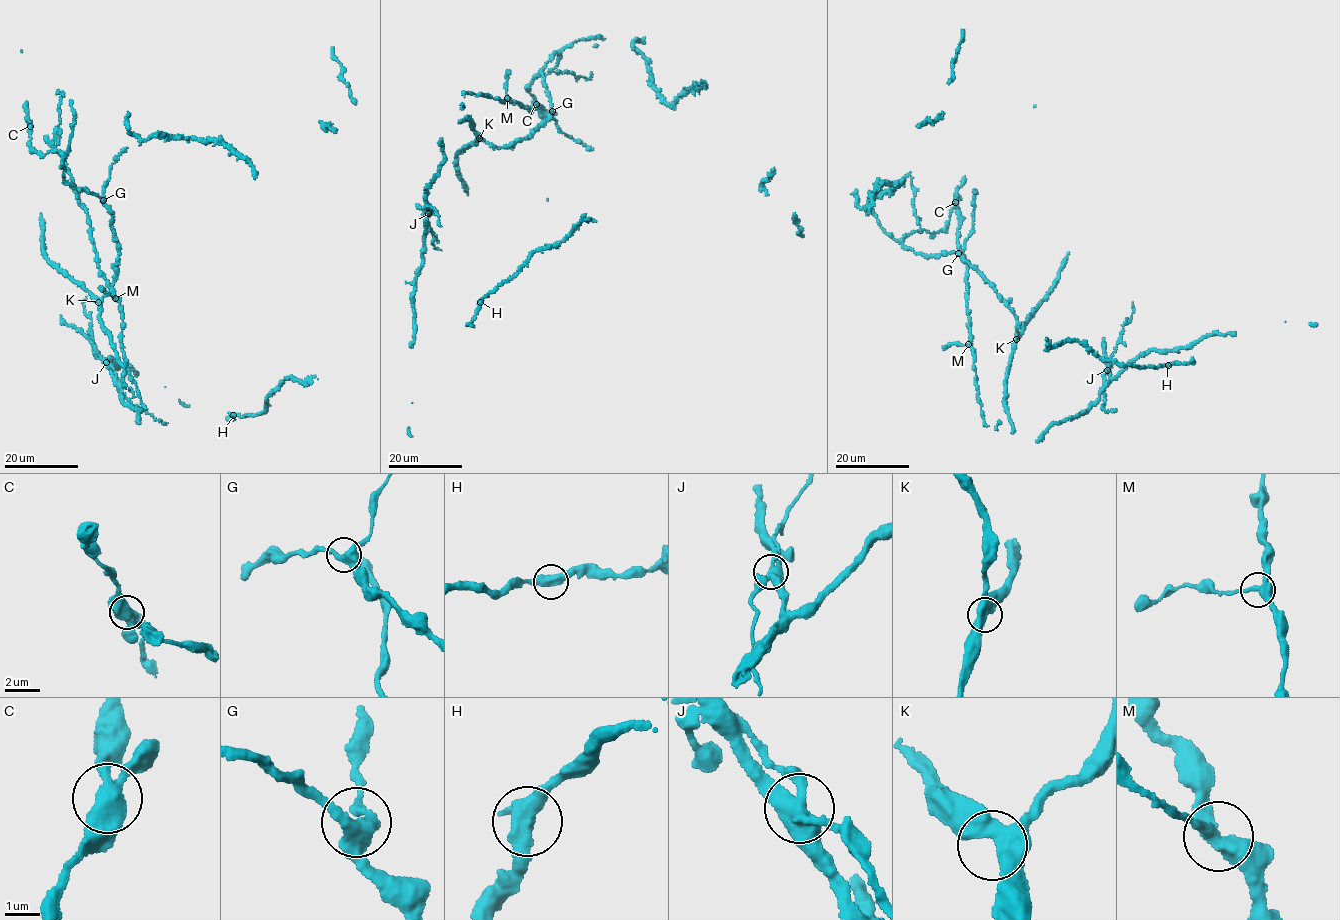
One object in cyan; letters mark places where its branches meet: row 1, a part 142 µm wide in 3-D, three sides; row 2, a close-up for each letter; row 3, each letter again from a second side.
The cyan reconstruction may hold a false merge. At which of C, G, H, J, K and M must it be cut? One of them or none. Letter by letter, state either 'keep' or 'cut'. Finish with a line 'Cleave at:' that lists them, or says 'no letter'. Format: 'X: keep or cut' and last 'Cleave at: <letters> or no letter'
C: keep
G: keep
H: keep
J: cut
K: keep
M: keep
Cleave at: J

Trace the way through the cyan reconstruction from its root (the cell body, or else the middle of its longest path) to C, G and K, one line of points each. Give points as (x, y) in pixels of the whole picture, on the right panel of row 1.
C: (983, 276), (956, 253), (923, 256), (902, 244), (902, 239), (915, 231), (933, 235), (946, 227), (955, 202)
G: (983, 276), (958, 253)
K: (983, 276), (1014, 314), (1016, 339)

